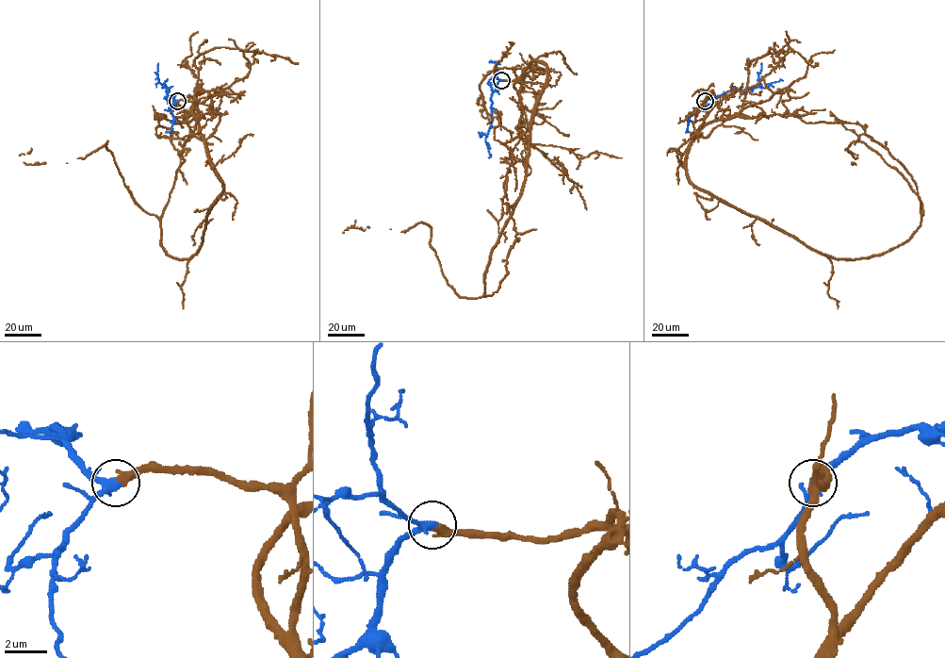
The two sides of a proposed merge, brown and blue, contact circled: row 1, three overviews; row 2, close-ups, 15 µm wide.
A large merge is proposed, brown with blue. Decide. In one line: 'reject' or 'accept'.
accept

